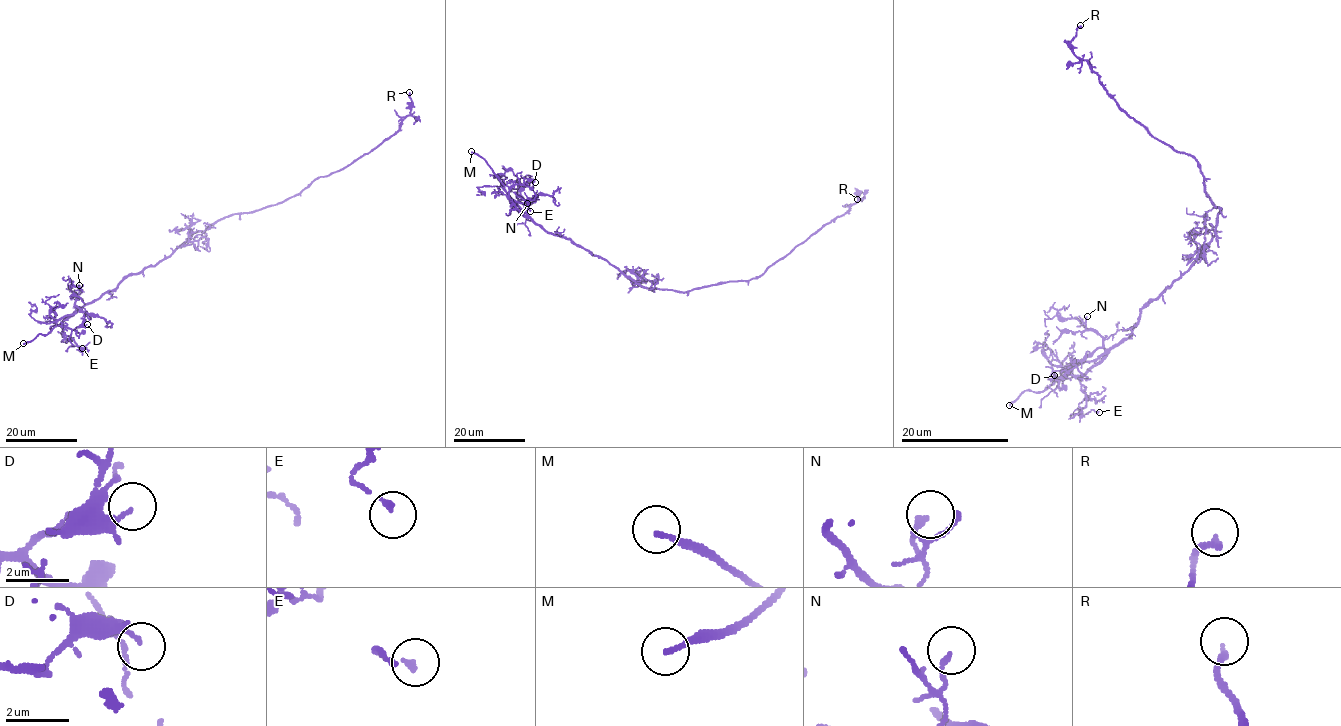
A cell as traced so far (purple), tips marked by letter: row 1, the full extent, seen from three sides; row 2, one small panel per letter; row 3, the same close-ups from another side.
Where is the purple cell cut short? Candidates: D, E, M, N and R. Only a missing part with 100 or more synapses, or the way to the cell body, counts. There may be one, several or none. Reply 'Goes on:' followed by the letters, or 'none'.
Goes on: M

